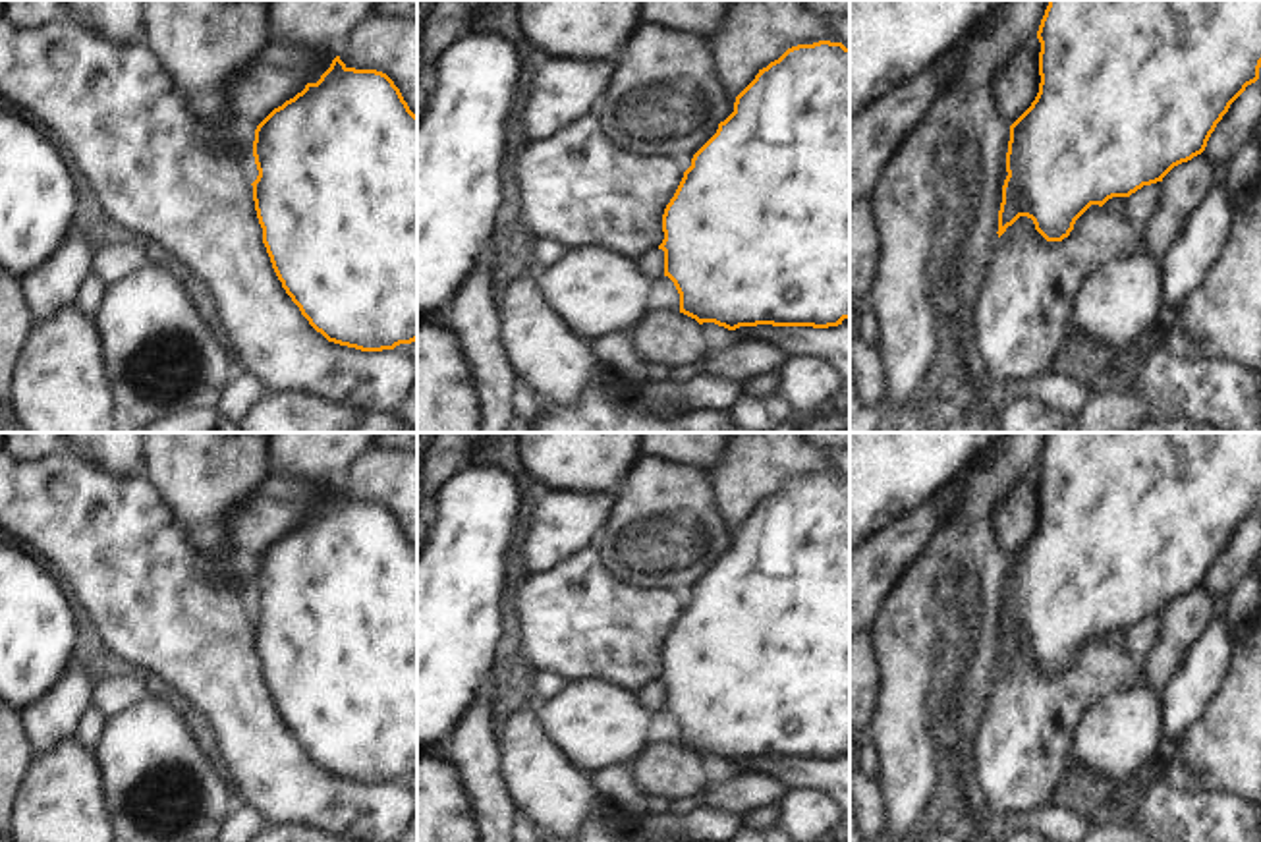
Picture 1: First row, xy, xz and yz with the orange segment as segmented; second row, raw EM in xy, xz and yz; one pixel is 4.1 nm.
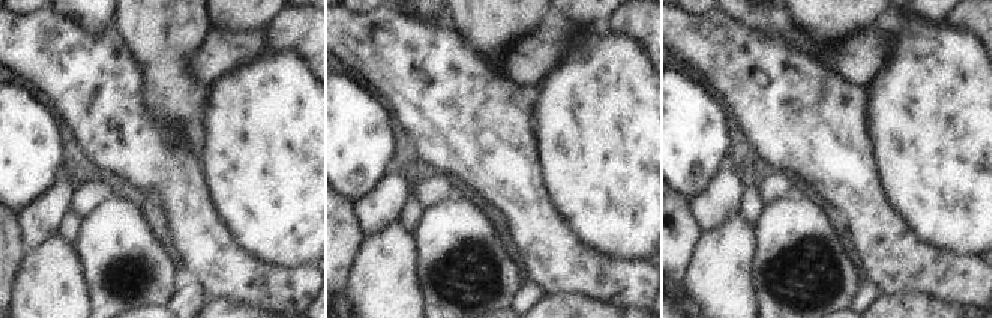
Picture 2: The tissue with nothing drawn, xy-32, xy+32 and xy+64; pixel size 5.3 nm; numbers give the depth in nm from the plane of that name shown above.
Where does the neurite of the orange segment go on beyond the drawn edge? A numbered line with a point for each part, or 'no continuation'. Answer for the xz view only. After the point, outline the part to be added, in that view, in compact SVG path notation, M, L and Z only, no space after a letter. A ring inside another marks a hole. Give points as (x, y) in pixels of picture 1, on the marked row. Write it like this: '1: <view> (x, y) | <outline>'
no continuation

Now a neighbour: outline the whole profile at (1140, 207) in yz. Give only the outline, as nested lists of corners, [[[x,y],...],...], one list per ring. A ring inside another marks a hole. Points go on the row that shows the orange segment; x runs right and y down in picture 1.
[[[1161,182],[1143,185],[1141,189],[1126,197],[1124,220],[1128,220],[1137,230],[1137,234],[1145,236],[1149,222],[1161,205],[1161,197]]]

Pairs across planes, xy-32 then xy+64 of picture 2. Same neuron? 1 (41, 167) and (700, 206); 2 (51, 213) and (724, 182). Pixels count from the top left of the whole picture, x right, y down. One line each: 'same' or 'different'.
1: different
2: same

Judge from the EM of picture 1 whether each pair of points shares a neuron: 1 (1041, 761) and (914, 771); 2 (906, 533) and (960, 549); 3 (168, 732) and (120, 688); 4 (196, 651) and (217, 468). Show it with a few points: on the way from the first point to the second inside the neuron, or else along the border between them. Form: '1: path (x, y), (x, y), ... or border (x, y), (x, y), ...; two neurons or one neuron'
1: border (981, 723), (976, 744), (976, 773), (989, 812); two neurons
2: border (958, 505), (902, 576); two neurons
3: border (145, 694), (107, 721); two neurons
4: border (184, 530), (201, 566), (219, 584), (242, 591); two neurons

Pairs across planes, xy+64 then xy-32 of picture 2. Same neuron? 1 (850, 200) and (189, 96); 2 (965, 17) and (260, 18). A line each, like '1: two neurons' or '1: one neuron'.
1: two neurons
2: two neurons

